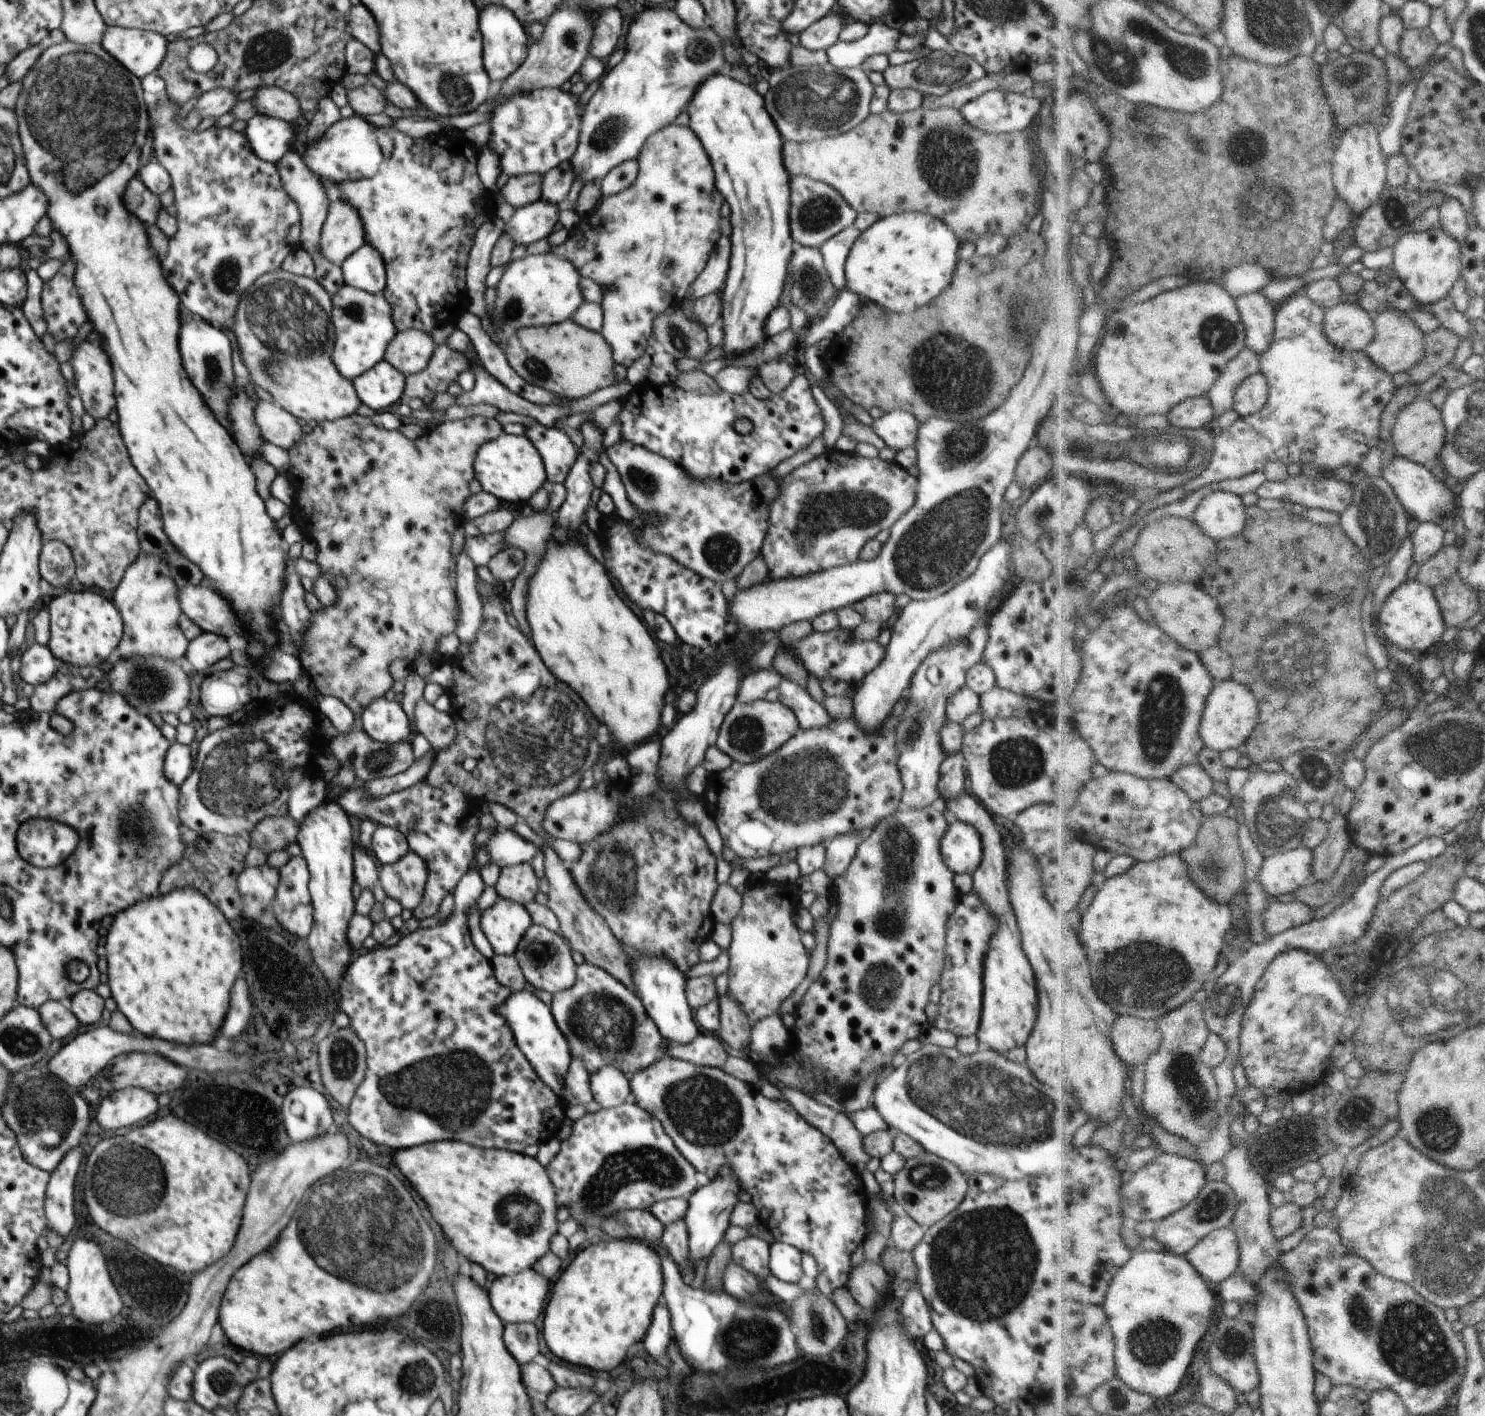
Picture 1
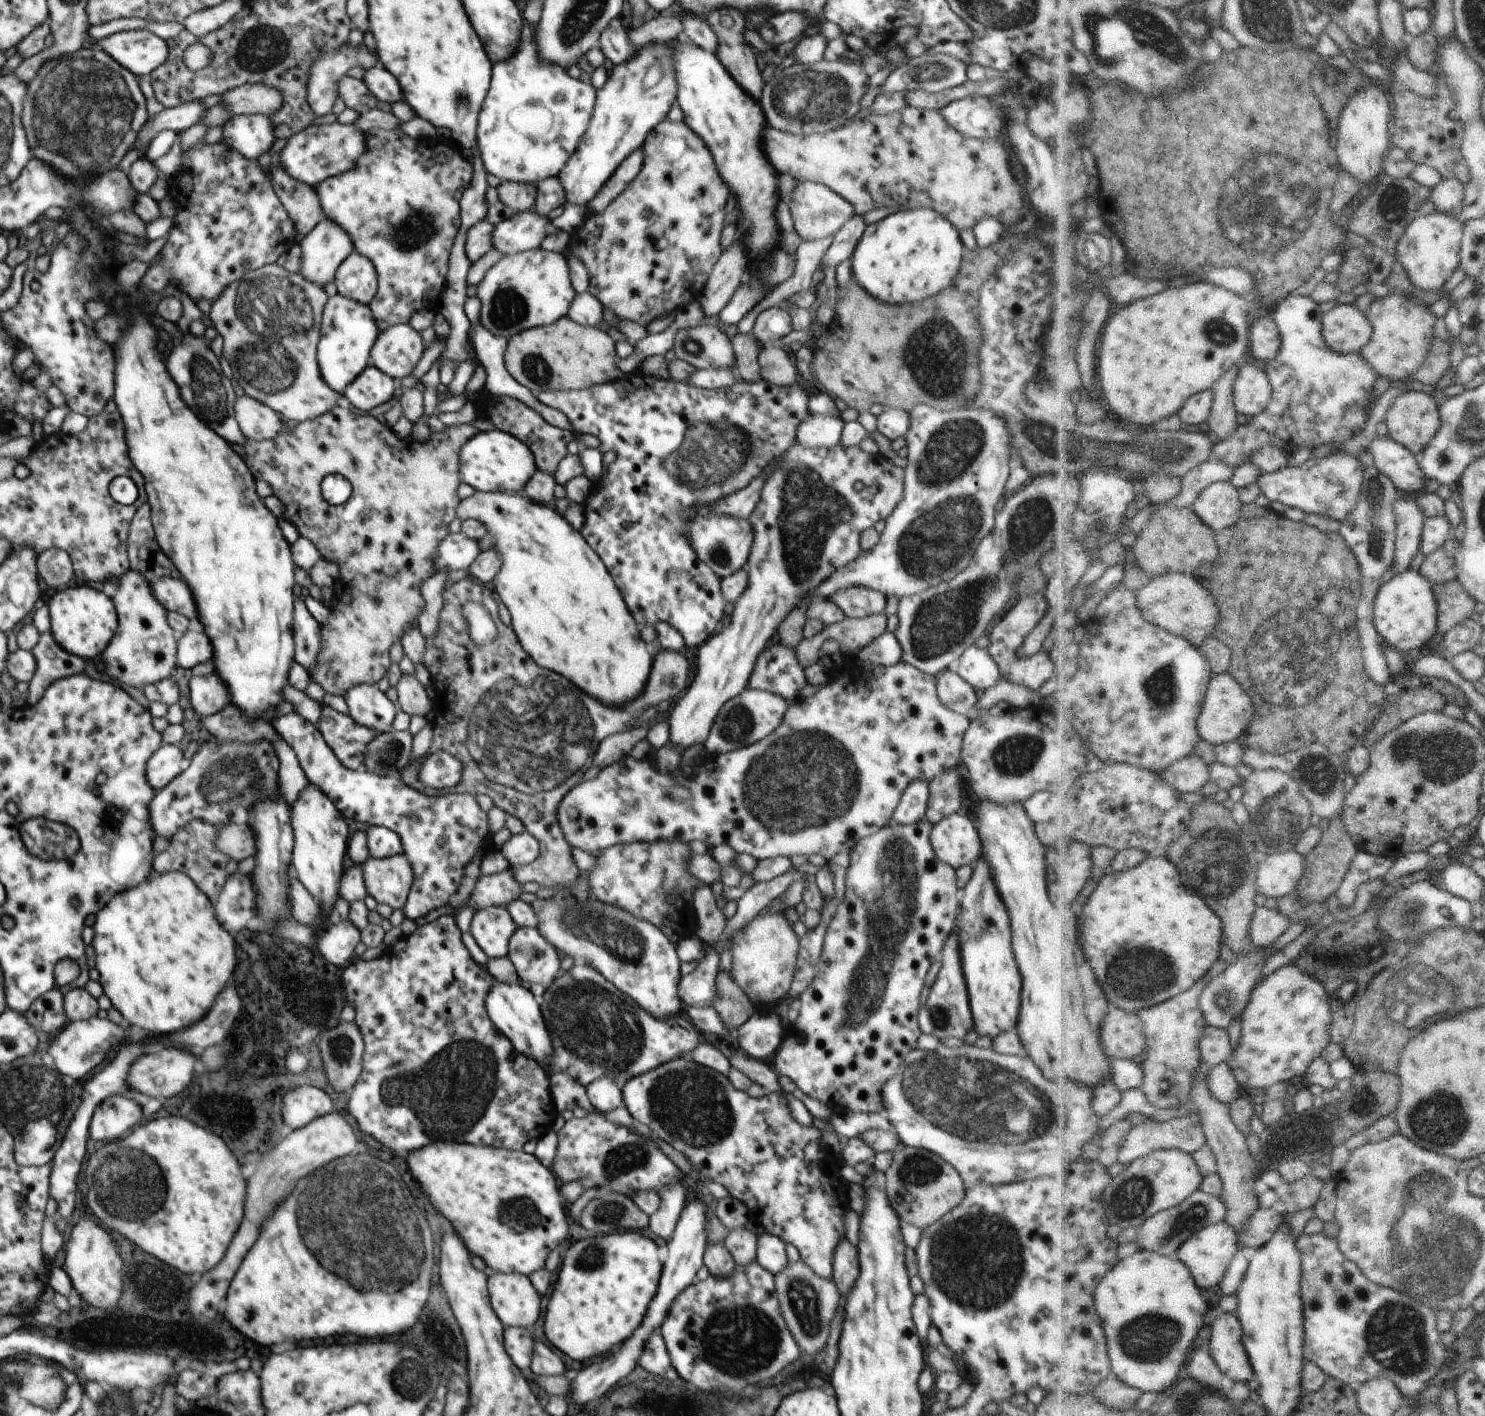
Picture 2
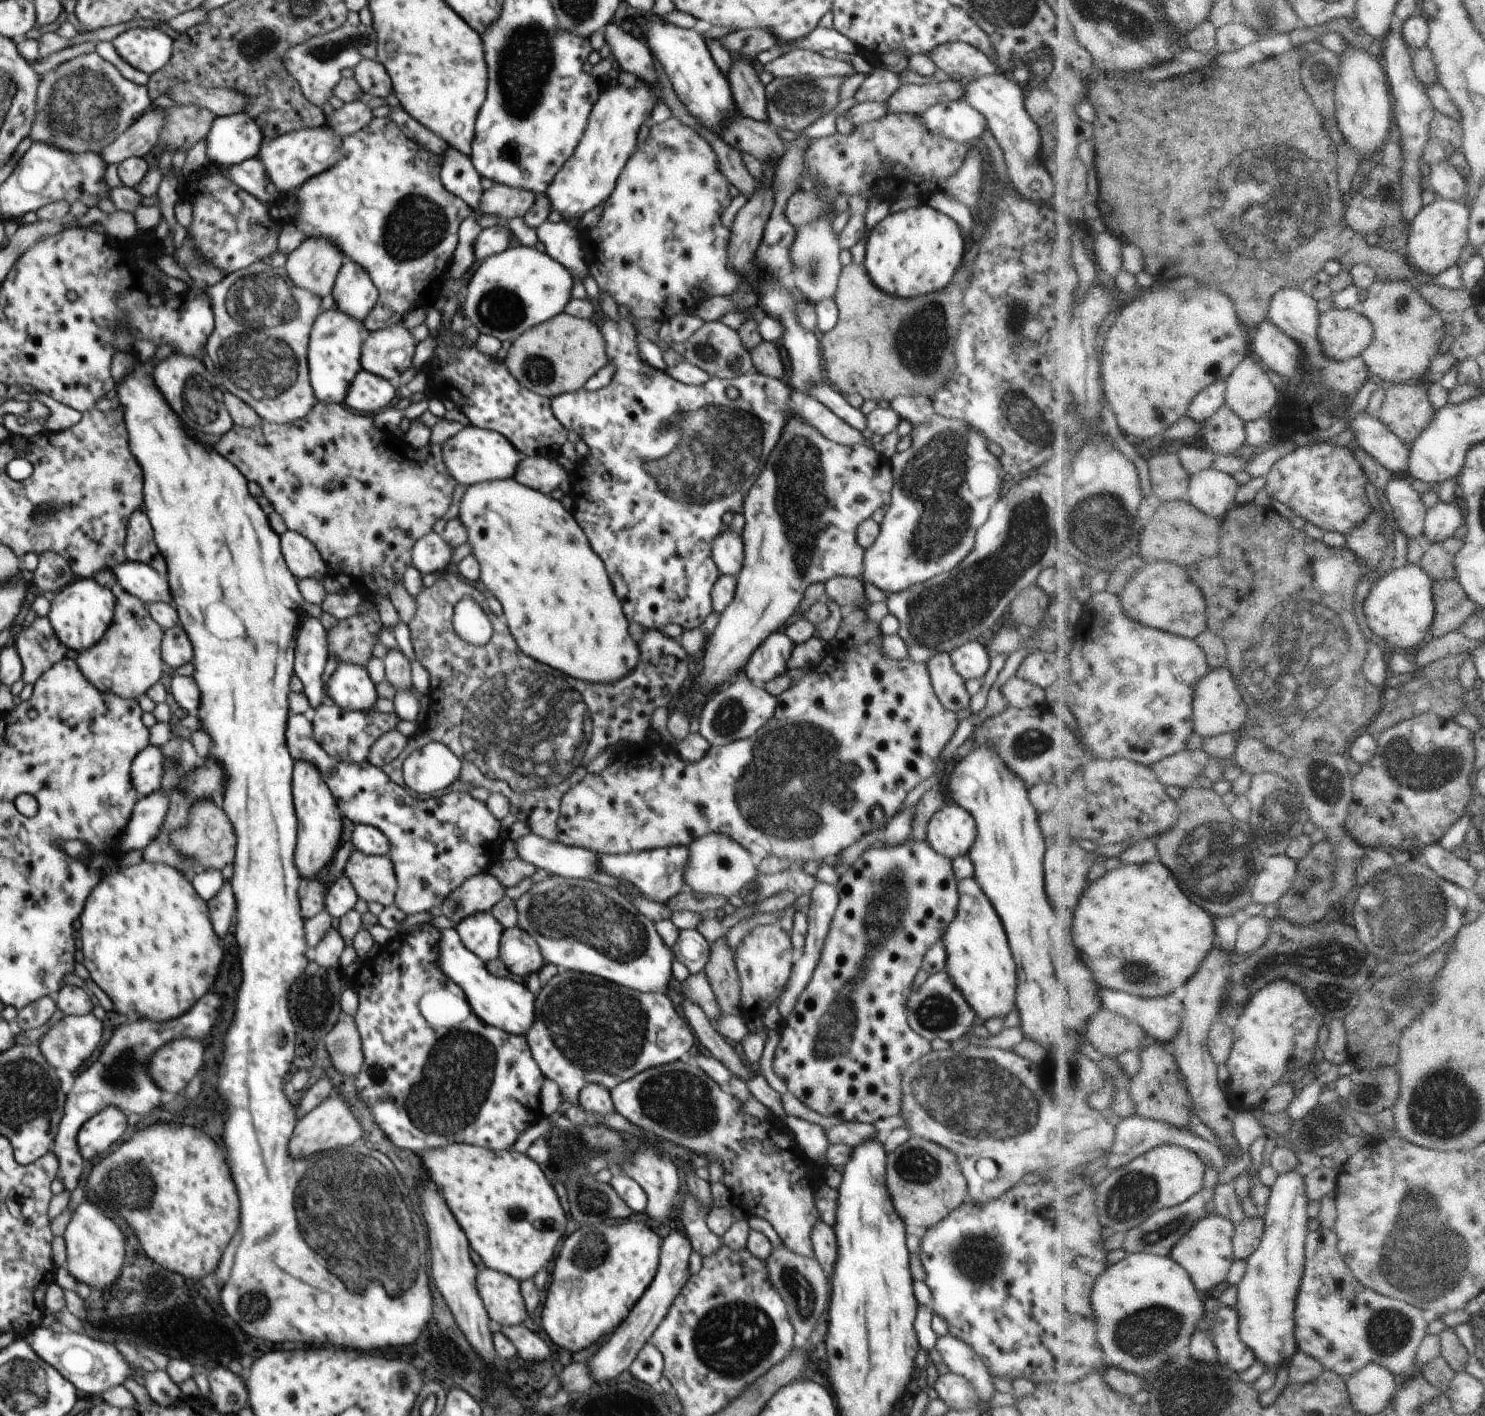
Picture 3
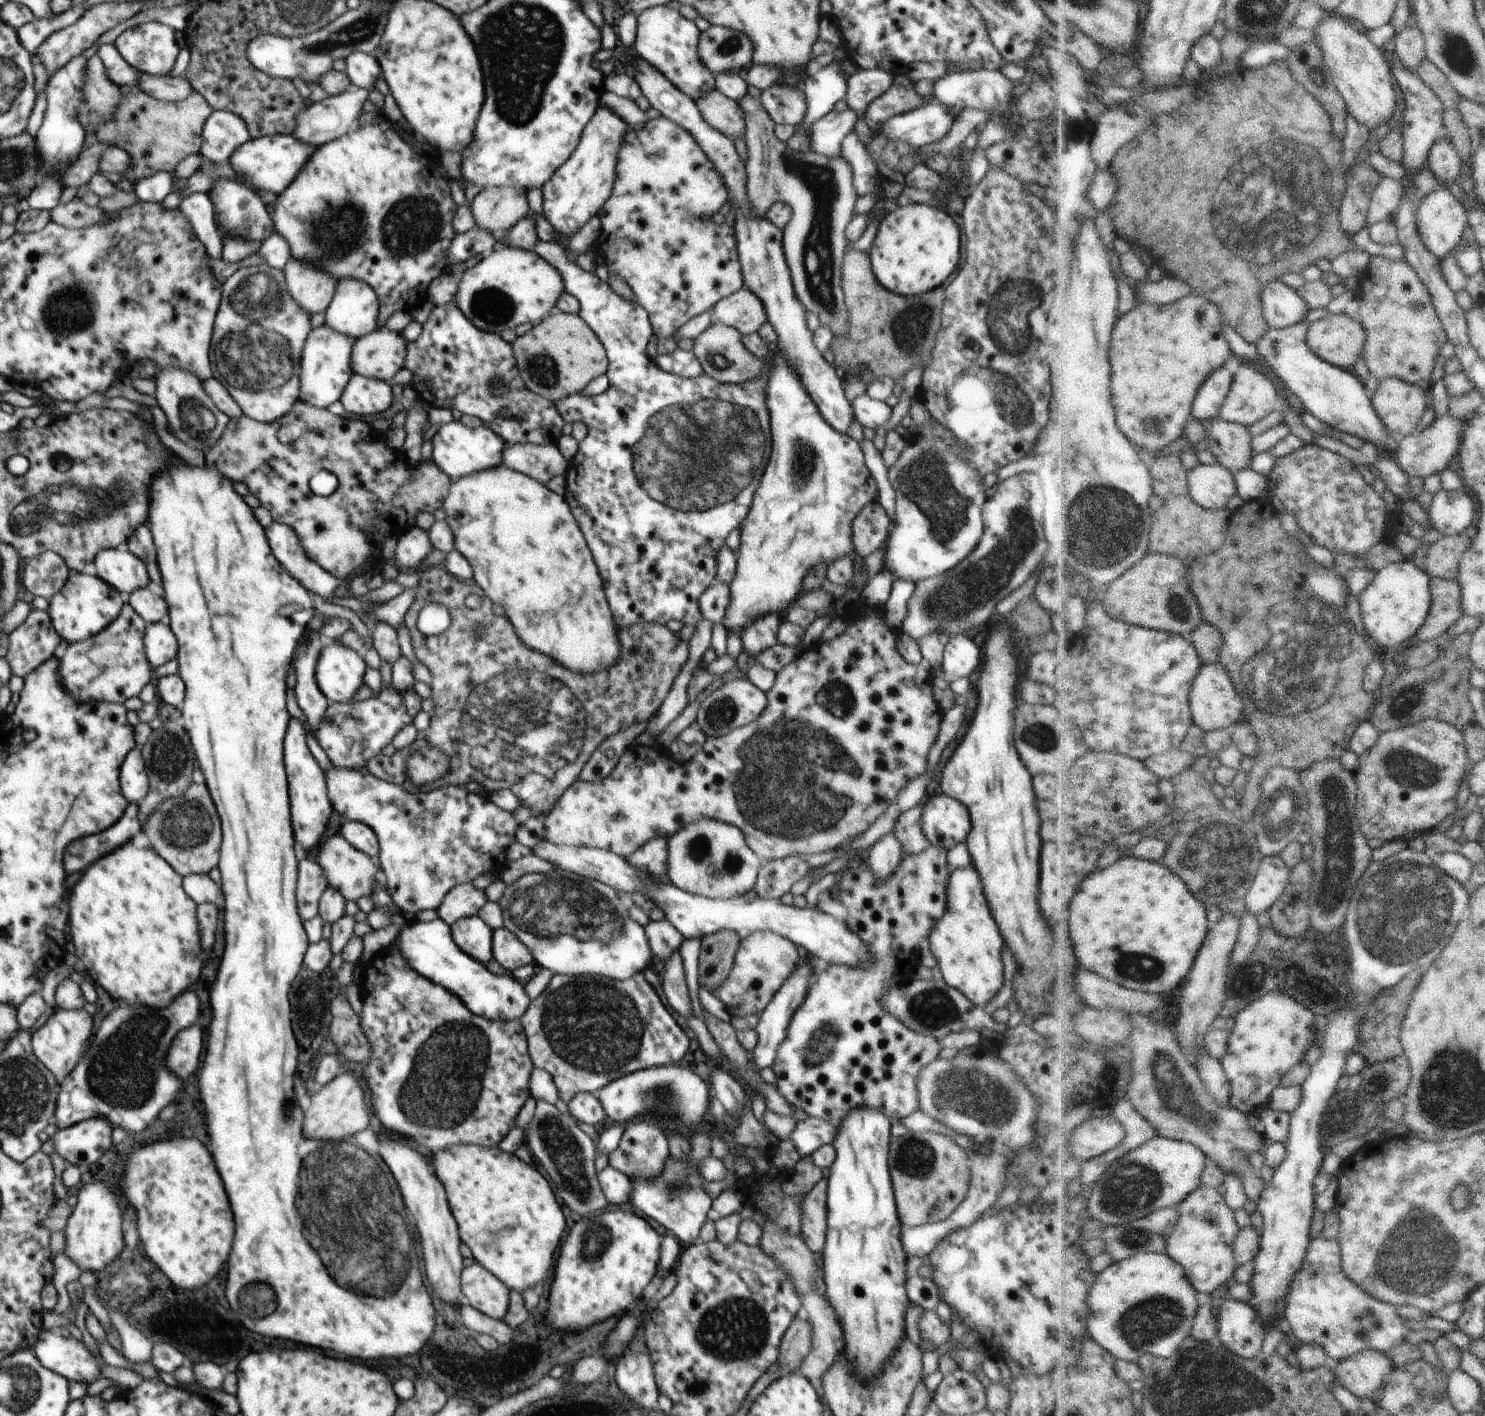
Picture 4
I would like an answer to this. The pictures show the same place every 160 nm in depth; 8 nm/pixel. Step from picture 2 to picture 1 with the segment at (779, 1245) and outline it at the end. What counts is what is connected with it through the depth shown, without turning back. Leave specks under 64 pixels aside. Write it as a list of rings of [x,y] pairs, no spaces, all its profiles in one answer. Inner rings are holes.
[[[775,1241],[770,1244],[769,1267],[771,1274],[784,1282],[800,1282],[802,1271],[802,1252],[795,1246]]]

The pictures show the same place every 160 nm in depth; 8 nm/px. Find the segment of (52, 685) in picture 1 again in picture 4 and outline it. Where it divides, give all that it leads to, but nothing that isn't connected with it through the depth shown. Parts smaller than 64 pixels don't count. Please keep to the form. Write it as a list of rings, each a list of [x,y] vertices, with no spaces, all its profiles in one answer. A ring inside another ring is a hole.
[[[40,609],[31,610],[24,624],[20,624],[8,636],[6,660],[13,674],[23,679],[54,656],[54,649],[61,640],[52,626],[48,611]]]

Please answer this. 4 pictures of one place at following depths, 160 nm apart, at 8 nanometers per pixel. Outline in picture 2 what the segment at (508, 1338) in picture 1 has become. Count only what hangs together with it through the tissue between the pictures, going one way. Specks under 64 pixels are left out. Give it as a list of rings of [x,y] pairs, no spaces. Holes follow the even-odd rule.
[[[505,1327],[503,1332],[506,1352],[522,1372],[531,1368],[536,1338],[533,1328]]]

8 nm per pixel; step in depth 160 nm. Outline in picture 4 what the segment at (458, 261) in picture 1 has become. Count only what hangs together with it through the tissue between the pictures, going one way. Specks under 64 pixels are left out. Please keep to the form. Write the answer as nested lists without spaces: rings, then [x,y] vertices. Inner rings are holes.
[[[364,111],[349,128],[349,131],[340,138],[333,140],[316,148],[312,158],[302,167],[302,170],[296,175],[296,178],[285,188],[278,196],[275,202],[275,209],[271,216],[273,228],[278,234],[281,234],[290,243],[291,258],[304,261],[324,269],[332,275],[337,282],[348,277],[364,281],[369,284],[376,292],[379,300],[379,317],[377,318],[377,328],[382,329],[387,321],[398,311],[409,311],[420,306],[429,299],[429,286],[431,282],[449,271],[448,247],[452,239],[457,235],[453,227],[453,218],[455,217],[458,206],[450,196],[450,186],[440,174],[434,174],[432,180],[432,164],[424,158],[417,150],[414,150],[406,140],[404,140],[397,128],[382,112]]]

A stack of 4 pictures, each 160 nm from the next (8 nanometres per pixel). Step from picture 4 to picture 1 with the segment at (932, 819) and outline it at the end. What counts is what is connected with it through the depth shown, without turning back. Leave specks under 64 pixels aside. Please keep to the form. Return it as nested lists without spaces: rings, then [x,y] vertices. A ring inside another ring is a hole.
[[[956,821],[947,828],[940,850],[944,864],[954,875],[968,873],[972,876],[983,857],[979,832],[962,821]]]

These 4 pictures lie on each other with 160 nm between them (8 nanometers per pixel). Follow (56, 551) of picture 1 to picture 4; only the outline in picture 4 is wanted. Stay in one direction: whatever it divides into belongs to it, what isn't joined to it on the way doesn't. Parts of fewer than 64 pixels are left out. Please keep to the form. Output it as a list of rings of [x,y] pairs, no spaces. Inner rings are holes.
[[[46,551],[27,561],[22,582],[32,594],[50,601],[64,586],[70,571],[59,554]]]

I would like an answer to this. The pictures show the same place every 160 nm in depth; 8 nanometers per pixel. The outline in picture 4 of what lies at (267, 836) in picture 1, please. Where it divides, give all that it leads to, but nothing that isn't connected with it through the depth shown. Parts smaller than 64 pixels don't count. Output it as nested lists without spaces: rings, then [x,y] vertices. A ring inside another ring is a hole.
[[[192,784],[190,790],[180,796],[172,797],[164,801],[157,810],[149,817],[147,823],[142,824],[142,831],[148,836],[152,850],[156,851],[181,877],[192,873],[206,873],[218,866],[220,860],[220,844],[222,844],[222,834],[220,834],[220,820],[214,808],[214,802],[210,800],[210,792],[204,784]]]

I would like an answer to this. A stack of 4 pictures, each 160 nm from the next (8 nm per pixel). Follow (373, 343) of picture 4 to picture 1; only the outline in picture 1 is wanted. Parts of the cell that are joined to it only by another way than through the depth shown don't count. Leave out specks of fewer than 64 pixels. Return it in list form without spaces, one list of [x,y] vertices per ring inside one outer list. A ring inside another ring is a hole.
[[[406,329],[398,331],[388,343],[383,359],[407,377],[426,368],[436,347],[434,339],[428,333]]]

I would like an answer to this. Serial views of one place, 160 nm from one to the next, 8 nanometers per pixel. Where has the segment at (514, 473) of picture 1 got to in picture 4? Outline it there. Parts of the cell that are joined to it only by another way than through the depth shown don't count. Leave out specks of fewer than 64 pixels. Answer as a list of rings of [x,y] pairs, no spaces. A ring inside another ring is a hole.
[[[453,420],[442,425],[431,441],[433,442],[432,460],[452,481],[457,481],[459,478],[475,472],[503,465],[502,455],[505,449],[505,440],[483,424],[472,428],[463,425],[460,421]]]

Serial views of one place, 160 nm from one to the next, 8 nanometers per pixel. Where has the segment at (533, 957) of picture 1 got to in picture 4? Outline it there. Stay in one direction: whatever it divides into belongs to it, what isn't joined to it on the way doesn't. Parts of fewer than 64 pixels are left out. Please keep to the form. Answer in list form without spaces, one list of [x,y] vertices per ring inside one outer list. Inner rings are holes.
[[[502,927],[496,929],[493,938],[493,958],[510,974],[520,966],[534,964],[529,948],[513,932]]]

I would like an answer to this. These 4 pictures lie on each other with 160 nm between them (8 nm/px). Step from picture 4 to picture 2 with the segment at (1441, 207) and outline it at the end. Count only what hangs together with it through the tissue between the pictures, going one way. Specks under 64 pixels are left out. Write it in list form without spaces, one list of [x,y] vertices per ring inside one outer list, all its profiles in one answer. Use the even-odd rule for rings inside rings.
[[[1435,211],[1431,215],[1417,217],[1407,228],[1404,235],[1399,237],[1396,246],[1397,258],[1405,265],[1415,287],[1423,291],[1444,290],[1448,280],[1463,262],[1463,240],[1466,236],[1467,225],[1460,217],[1451,213]]]

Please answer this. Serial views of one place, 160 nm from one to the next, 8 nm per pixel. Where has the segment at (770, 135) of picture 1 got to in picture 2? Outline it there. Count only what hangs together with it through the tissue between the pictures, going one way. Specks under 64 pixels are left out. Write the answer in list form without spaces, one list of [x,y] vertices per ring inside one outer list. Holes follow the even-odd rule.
[[[680,38],[667,44],[672,48],[676,72],[676,100],[684,113],[683,122],[704,140],[730,193],[736,194],[738,230],[744,238],[751,264],[764,260],[778,244],[780,228],[776,219],[779,204],[777,171],[762,152],[762,134],[767,126],[761,105],[732,79],[714,53]]]

